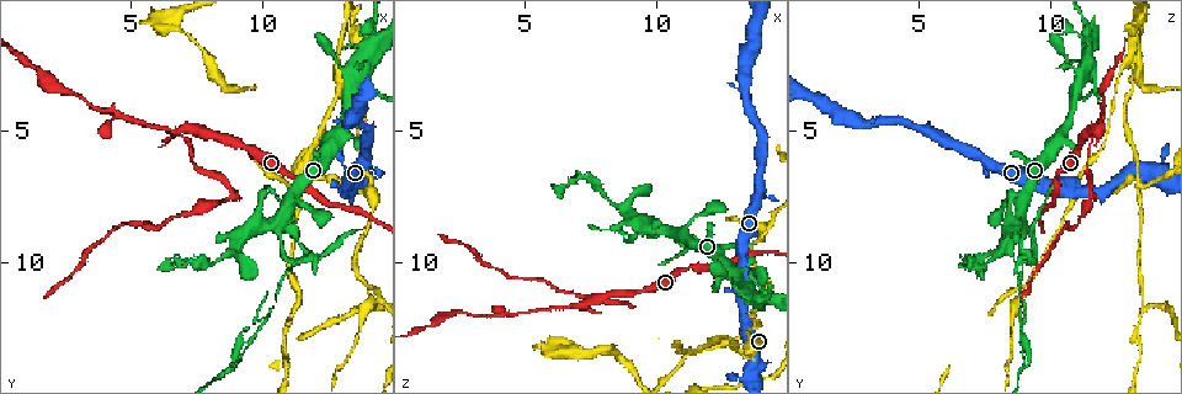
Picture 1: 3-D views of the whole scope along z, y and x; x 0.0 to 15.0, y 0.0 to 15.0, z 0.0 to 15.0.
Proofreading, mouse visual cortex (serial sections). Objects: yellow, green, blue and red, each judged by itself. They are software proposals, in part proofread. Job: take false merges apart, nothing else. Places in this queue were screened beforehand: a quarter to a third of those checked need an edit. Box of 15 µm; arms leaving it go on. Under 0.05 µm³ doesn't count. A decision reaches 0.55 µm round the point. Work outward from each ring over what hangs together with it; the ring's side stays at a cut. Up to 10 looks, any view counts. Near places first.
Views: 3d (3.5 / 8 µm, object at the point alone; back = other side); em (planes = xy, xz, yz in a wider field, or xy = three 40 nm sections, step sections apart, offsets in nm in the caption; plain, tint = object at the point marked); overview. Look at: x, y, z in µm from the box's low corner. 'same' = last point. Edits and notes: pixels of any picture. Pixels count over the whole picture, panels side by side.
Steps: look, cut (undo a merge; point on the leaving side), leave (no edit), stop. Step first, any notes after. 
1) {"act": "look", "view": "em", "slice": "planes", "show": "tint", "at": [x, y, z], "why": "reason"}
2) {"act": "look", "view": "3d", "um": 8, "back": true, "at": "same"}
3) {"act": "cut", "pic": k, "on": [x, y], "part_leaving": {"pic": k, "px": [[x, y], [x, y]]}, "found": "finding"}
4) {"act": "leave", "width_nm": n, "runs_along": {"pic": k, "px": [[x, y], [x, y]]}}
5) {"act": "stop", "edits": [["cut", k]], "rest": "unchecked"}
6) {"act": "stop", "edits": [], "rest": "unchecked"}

{"act": "look", "view": "3d", "um": 3.5, "at": [7.3, 5.0, 11.5], "why": "three arms meet"}

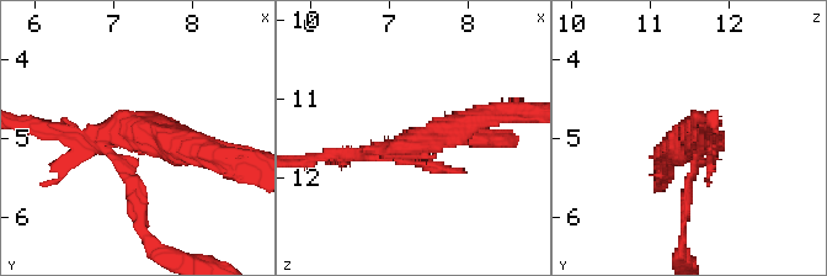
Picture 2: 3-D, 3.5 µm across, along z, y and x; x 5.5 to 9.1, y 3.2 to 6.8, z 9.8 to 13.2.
{"act": "look", "view": "em", "slice": "planes", "show": "tint", "at": [7.30, 4.95, 11.55]}

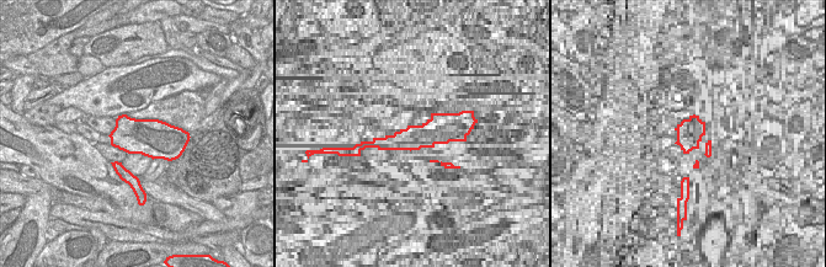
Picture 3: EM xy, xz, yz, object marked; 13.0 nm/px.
{"act": "leave", "runs_along": {"pic": 2, "px": [[214, 154], [139, 134], [135, 203]]}, "found": "continuous, no second cell"}

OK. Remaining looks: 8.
{"act": "look", "view": "3d", "um": 3.5, "at": [4.4, 4.5, 11.9], "why": "a fork"}

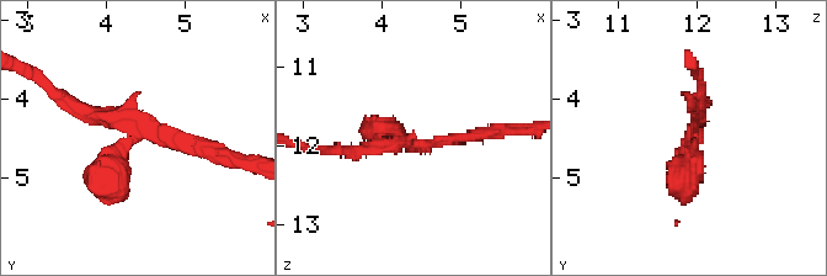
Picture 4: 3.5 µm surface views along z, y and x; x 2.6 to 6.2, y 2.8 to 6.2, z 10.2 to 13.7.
{"act": "leave", "arms": 3, "runs_along": {"pic": 4, "px": [[224, 152], [73, 106]]}, "found": "one cell here"}

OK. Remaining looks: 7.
{"act": "look", "view": "3d", "um": 3.5, "at": [8.8, 7.3, 11.5]}

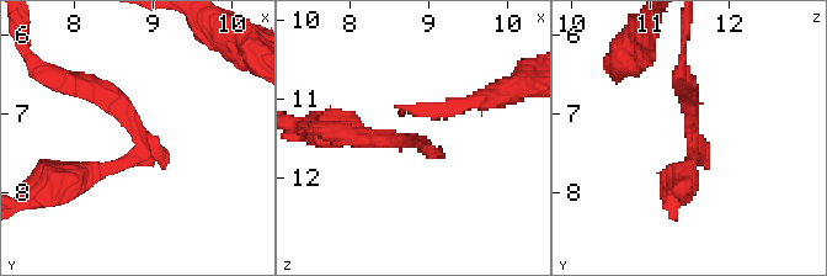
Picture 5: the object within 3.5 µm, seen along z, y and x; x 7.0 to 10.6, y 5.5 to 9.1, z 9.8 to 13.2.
{"act": "look", "view": "em", "slice": "planes", "show": "tint", "at": [8.80, 7.25, 11.55], "why": "shape alone is not enough"}

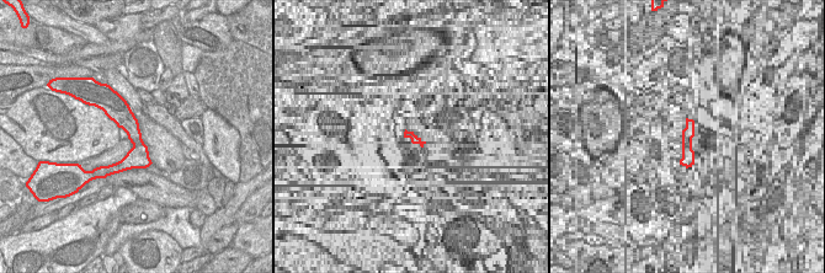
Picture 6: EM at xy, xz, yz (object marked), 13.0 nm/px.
{"act": "leave", "width_nm": 280, "runs_along": {"pic": 5, "px": [[686, 83], [692, 101], [686, 173]]}, "found": "continuous, no second cell"}

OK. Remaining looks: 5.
{"act": "look", "view": "3d", "um": 3.5, "at": [7.2, 10.0, 6.7], "why": "sudden change in width"}

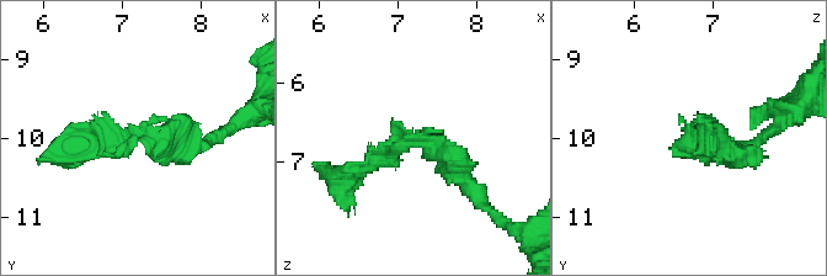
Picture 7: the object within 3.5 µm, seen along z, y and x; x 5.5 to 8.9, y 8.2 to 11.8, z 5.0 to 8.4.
{"act": "look", "view": "em", "slice": "planes", "show": "tint", "at": [7.20, 10.00, 6.80], "why": "shape alone is not enough"}

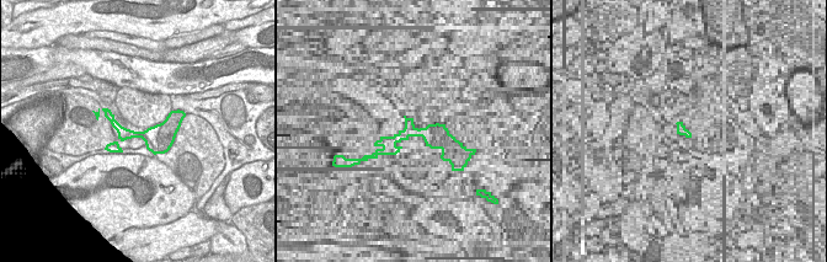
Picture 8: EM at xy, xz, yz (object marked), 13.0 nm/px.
{"act": "cut", "pic": 7, "on": [91, 141], "part_leaving": {"pic": 7, "px": [[139, 138], [41, 160]]}, "found": "two cells meet here"}

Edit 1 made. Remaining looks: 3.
{"act": "stop", "edits": [["cut", 7]], "rest": "unchecked"}

